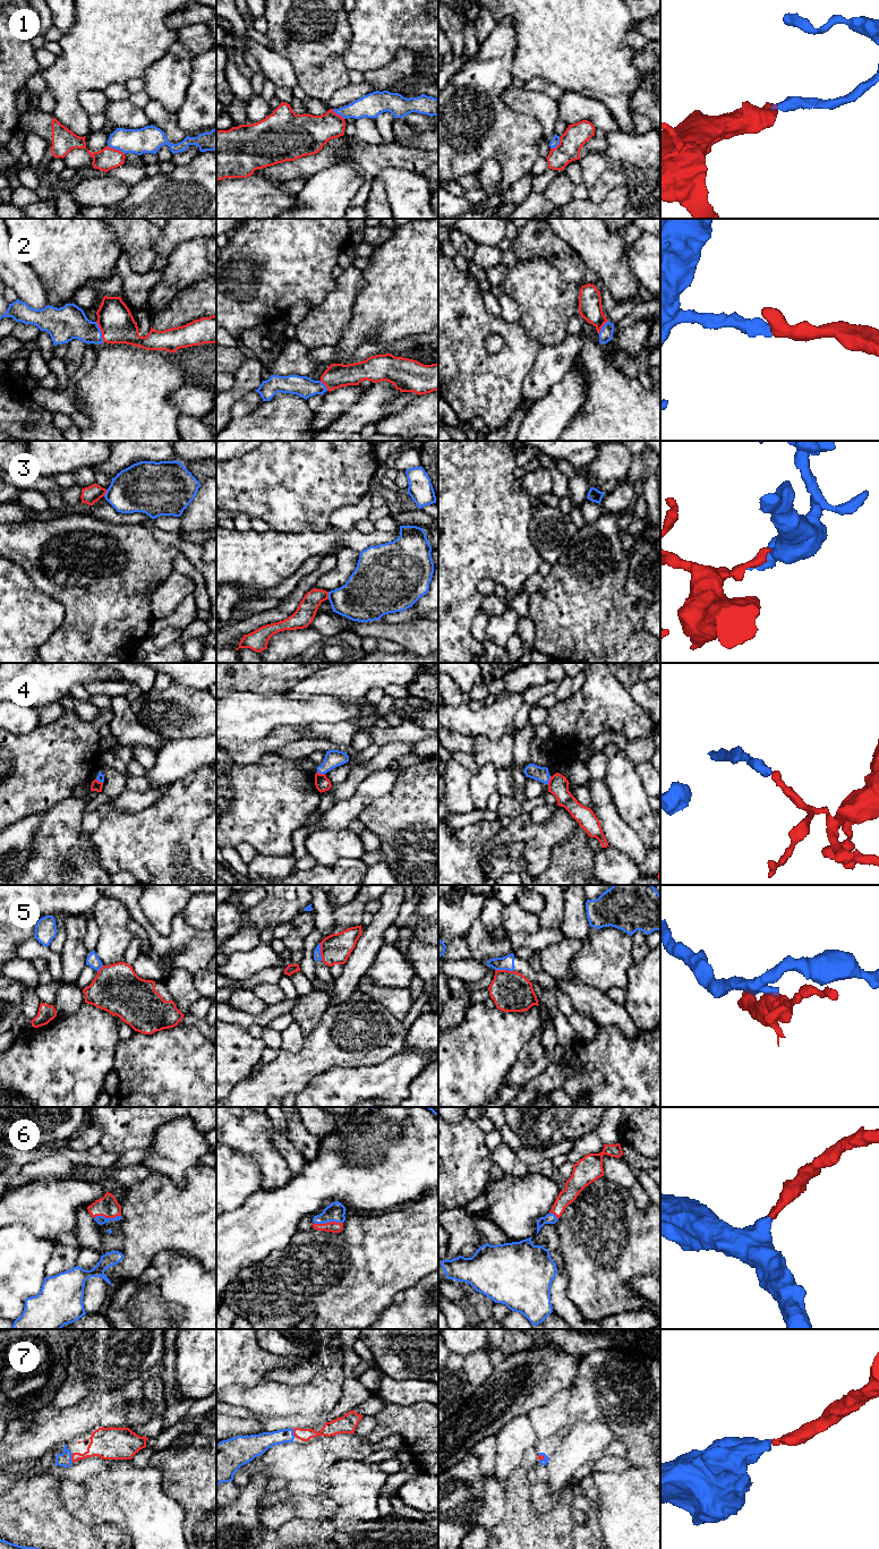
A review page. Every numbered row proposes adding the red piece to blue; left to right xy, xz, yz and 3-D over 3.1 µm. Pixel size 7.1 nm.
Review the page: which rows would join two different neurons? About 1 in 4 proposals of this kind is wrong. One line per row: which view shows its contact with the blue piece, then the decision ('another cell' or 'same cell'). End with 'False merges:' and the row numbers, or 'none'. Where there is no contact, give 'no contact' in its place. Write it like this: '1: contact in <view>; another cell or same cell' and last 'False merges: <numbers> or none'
1: contact in xy; another cell
2: contact in xy; same cell
3: contact in xz; another cell
4: contact in xz; another cell
5: contact in yz; same cell
6: contact in xz; same cell
7: contact in xy; same cell
False merges: 1, 3, 4

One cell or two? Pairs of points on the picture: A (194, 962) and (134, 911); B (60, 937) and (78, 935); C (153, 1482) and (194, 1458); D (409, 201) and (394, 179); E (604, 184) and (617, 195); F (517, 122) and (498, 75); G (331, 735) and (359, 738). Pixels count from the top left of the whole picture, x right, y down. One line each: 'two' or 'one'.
A: one
B: two
C: two
D: one
E: two
F: one
G: two

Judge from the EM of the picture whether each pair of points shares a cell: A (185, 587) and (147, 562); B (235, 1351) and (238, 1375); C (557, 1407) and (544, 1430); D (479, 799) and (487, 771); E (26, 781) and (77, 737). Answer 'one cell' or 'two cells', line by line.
A: two cells
B: one cell
C: one cell
D: one cell
E: one cell

